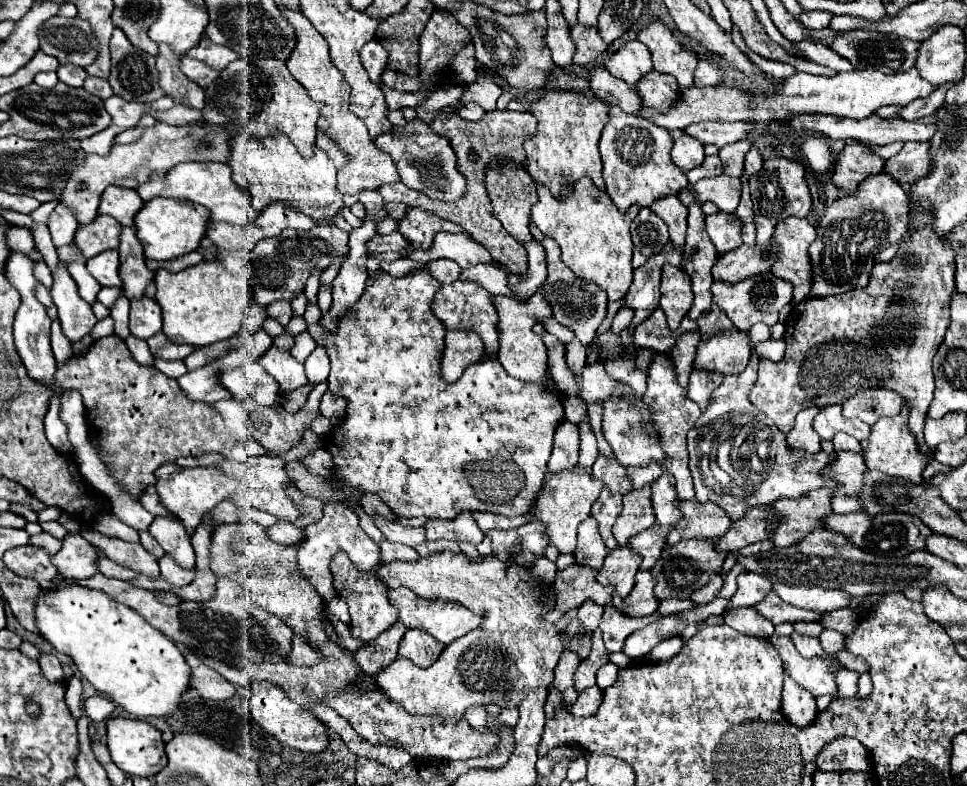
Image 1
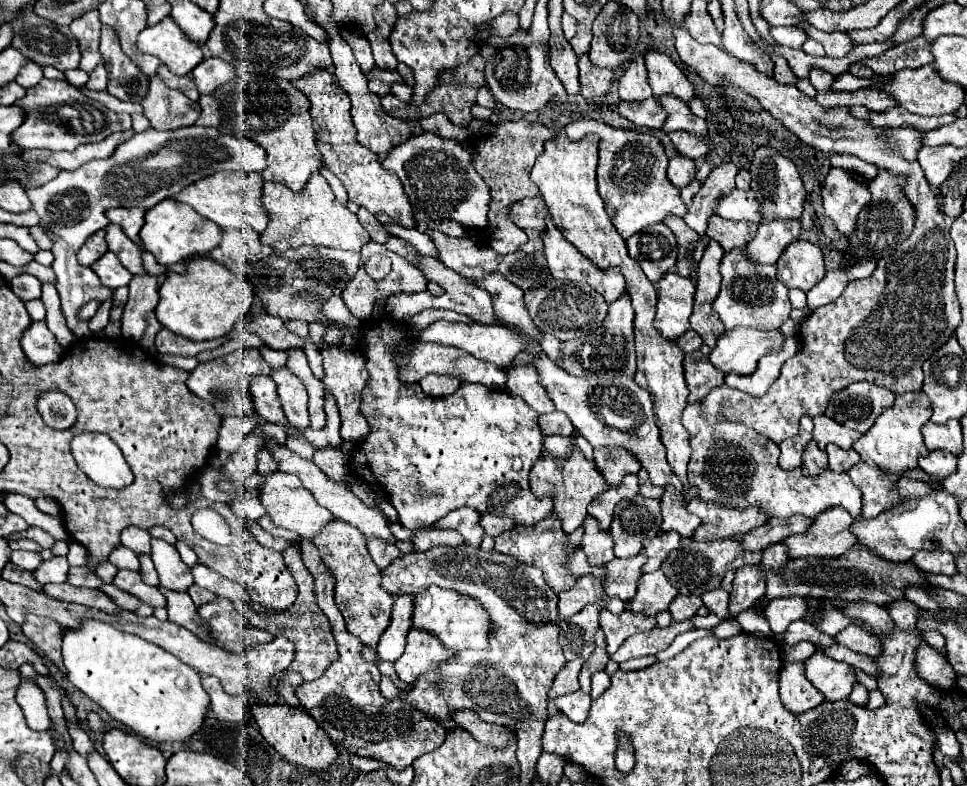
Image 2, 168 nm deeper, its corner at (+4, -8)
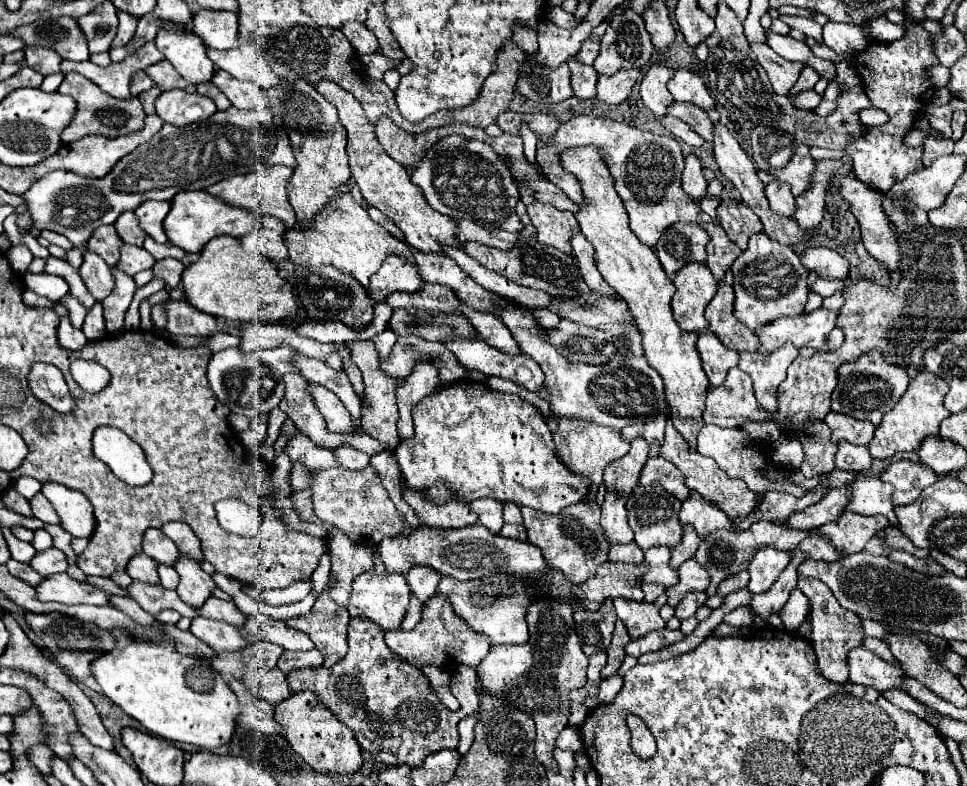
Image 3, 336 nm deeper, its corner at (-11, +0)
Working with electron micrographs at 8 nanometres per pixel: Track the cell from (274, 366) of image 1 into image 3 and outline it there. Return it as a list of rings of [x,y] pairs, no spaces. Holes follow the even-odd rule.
[[[307,382],[307,384],[309,384],[313,404],[323,414],[329,432],[339,432],[339,434],[355,432],[351,416],[345,410],[343,402],[331,390],[327,390],[323,384],[317,384],[317,382]]]

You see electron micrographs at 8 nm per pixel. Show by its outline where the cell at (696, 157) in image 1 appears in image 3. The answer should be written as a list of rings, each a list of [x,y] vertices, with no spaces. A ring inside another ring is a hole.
[[[689,154],[685,158],[685,170],[683,170],[683,190],[693,198],[699,200],[707,192],[707,180],[703,176],[703,166],[697,160],[695,154]]]

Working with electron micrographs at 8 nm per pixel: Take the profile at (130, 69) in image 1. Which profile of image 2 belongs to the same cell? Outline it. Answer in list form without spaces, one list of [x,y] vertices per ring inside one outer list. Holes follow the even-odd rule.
[[[106,24],[100,34],[100,54],[108,70],[108,92],[120,100],[140,102],[148,92],[148,76],[130,62],[116,40],[116,32]]]

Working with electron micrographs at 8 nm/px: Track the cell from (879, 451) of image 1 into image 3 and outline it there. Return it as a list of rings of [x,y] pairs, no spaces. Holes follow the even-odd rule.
[[[931,372],[915,374],[907,392],[899,398],[899,402],[893,406],[893,410],[883,416],[881,426],[875,428],[875,436],[869,442],[871,456],[885,460],[885,458],[895,456],[897,452],[917,450],[927,436],[939,436],[939,424],[941,424],[941,420],[945,420],[949,416],[949,412],[943,406],[943,398],[947,392],[949,392],[949,386],[939,376],[935,376]]]

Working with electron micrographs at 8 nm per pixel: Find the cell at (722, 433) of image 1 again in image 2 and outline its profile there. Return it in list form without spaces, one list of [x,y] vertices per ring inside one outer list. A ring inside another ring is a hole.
[[[700,402],[690,404],[682,416],[684,428],[690,432],[692,456],[688,462],[688,480],[696,484],[698,498],[712,500],[718,504],[726,504],[730,508],[748,508],[758,504],[770,516],[818,516],[820,512],[842,506],[854,518],[862,516],[862,492],[852,484],[848,474],[822,472],[816,478],[800,476],[800,468],[782,470],[778,466],[778,444],[764,440],[758,432],[744,428],[742,424],[728,424],[722,420],[714,426],[706,424],[704,416],[700,416]]]

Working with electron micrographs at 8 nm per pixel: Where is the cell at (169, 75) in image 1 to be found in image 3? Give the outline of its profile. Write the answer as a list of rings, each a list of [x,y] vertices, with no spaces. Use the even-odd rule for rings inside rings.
[[[179,88],[161,92],[161,96],[155,102],[155,108],[157,108],[157,116],[173,126],[201,122],[207,120],[213,112],[217,112],[217,106],[211,98],[197,92],[189,94]]]

